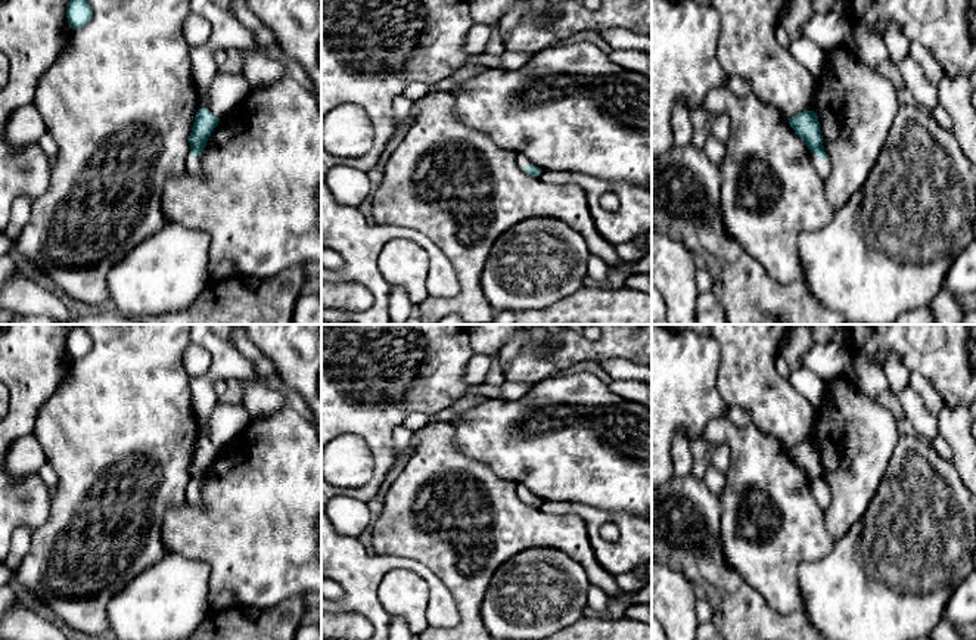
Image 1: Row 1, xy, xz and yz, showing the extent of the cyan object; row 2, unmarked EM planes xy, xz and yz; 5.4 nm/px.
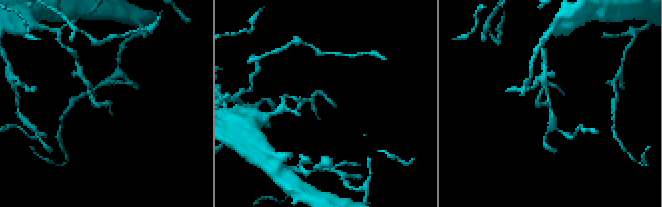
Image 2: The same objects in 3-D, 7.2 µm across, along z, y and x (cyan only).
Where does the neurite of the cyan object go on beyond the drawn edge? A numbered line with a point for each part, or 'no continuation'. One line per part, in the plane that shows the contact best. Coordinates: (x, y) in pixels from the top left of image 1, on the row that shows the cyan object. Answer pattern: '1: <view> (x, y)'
no continuation

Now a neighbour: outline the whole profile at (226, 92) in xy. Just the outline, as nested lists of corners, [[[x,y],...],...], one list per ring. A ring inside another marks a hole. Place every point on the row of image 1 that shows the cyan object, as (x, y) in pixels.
[[[217,72],[208,86],[198,87],[199,108],[209,109],[221,119],[237,108],[249,91],[251,86],[240,72]]]

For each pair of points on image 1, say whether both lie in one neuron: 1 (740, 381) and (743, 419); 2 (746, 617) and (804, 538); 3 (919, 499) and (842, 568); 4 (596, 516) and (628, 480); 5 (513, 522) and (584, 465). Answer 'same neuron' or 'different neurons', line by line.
1: different neurons
2: different neurons
3: same neuron
4: different neurons
5: different neurons

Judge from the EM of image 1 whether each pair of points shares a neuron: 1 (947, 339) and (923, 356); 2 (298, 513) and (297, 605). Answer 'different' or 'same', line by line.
1: same
2: different

